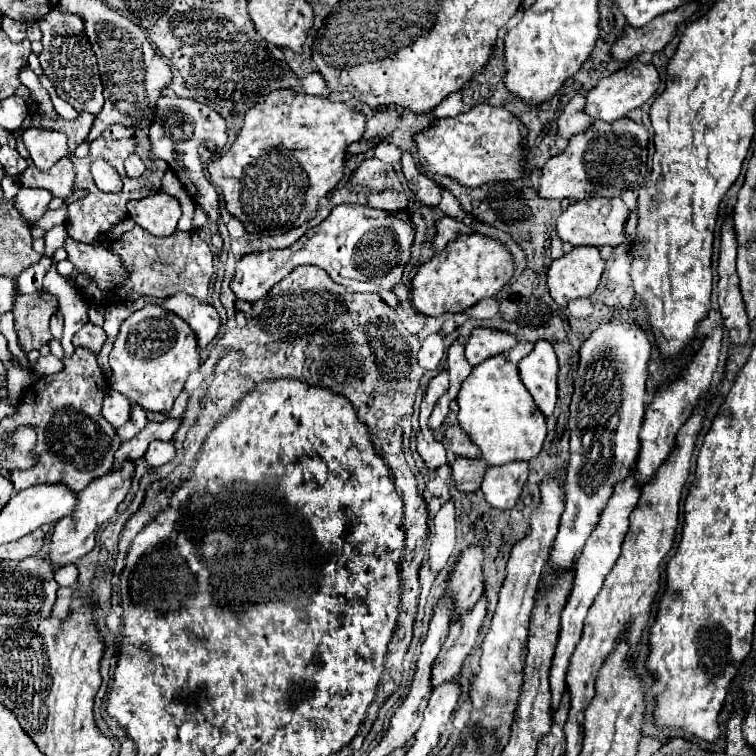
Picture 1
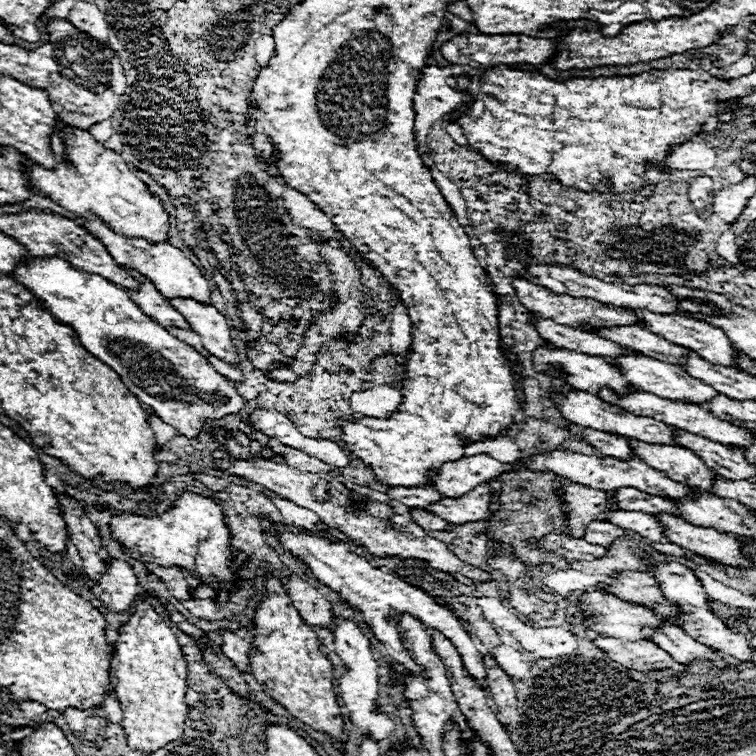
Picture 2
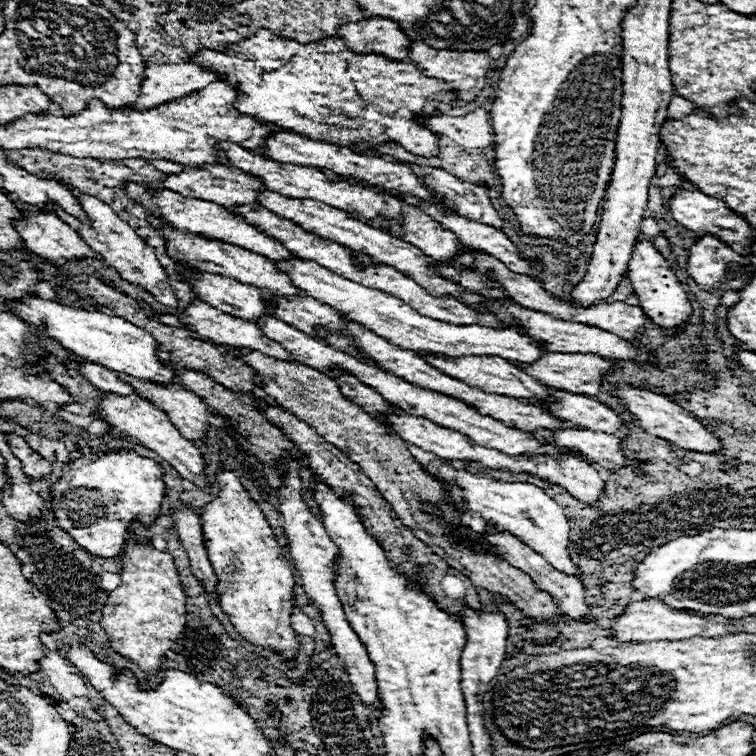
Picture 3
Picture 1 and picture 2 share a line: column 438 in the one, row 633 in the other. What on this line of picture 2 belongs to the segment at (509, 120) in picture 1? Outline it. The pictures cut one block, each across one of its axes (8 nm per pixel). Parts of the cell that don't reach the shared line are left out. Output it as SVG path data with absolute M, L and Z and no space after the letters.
M138 602L130 620L118 630L110 664L110 680L120 702L122 728L130 748L154 752L184 734L182 724L188 712L184 702L188 690L186 660L174 632L148 602Z

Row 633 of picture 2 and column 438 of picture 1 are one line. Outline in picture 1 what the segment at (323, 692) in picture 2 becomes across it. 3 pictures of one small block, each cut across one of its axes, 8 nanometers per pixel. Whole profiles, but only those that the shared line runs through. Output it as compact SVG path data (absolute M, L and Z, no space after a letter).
M472 232L448 242L432 260L422 264L412 280L412 304L418 312L440 316L444 312L464 312L472 304L494 296L514 274L514 258L496 238Z

